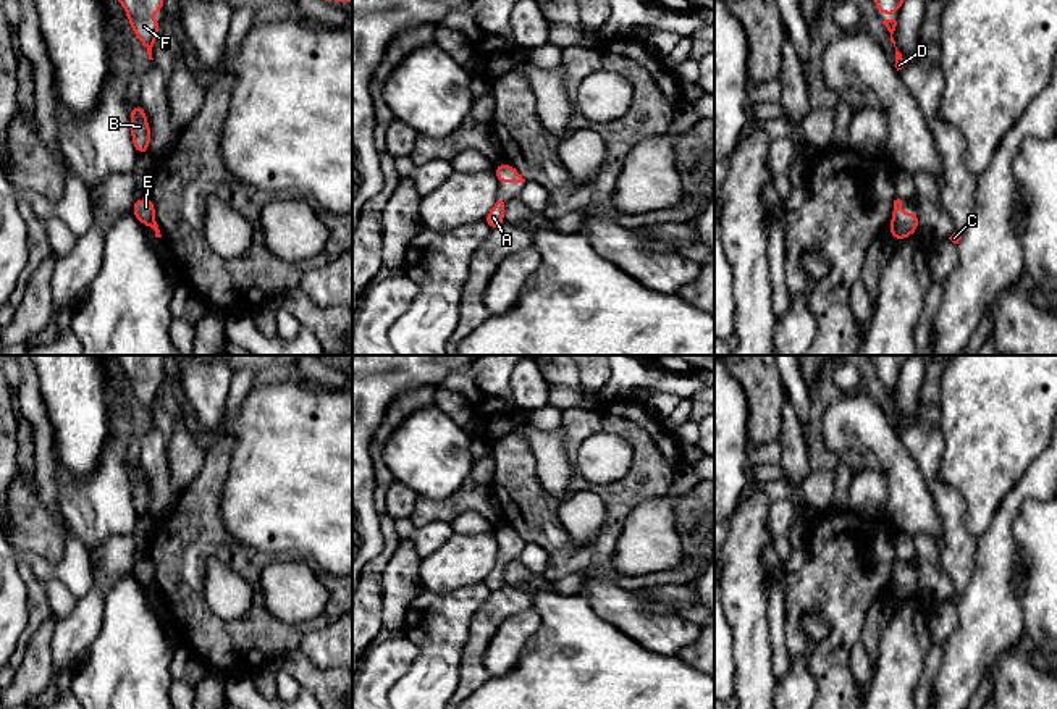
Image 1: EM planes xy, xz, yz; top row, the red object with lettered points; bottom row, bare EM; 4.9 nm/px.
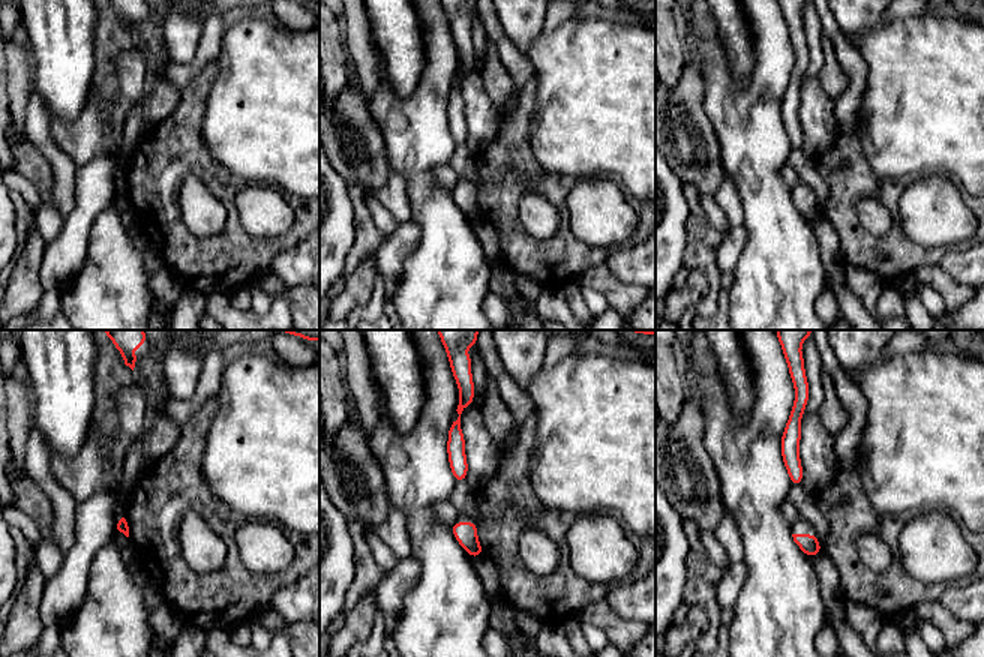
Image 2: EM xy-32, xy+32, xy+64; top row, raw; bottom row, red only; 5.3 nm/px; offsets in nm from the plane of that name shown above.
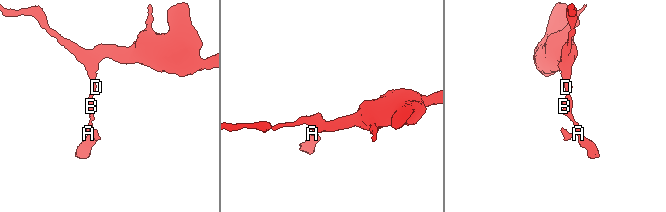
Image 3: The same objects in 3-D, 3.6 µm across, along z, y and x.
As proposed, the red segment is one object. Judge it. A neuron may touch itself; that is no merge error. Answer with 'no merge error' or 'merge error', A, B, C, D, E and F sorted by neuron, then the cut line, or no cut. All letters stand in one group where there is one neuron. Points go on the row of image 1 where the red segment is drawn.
no merge error; A B C D E F; no cut

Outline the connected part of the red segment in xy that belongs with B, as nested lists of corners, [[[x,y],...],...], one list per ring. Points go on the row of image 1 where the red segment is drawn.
[[[141,103],[131,108],[131,137],[137,155],[149,152],[150,144],[150,126]]]

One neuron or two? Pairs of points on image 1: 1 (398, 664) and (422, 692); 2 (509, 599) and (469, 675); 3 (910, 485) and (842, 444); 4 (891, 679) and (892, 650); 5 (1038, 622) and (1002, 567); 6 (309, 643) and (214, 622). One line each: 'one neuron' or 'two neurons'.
1: two neurons
2: one neuron
3: one neuron
4: one neuron
5: two neurons
6: two neurons

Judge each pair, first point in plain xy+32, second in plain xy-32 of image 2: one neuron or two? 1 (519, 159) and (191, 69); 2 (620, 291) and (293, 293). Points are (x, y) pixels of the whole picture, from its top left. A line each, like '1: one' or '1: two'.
1: two
2: one

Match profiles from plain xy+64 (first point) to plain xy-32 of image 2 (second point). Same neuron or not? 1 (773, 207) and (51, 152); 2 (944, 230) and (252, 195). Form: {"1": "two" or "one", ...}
{"1": "two", "2": "one"}

